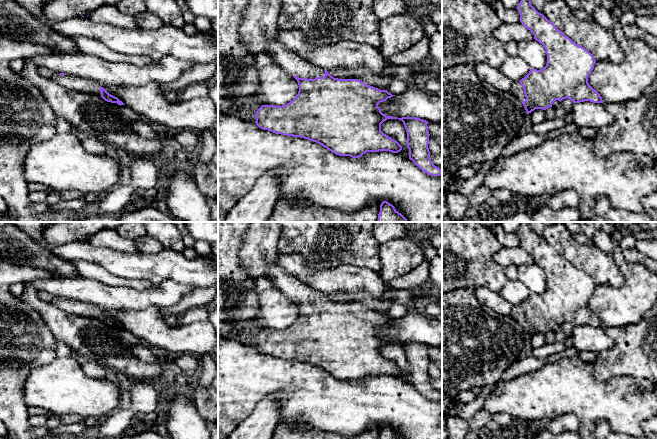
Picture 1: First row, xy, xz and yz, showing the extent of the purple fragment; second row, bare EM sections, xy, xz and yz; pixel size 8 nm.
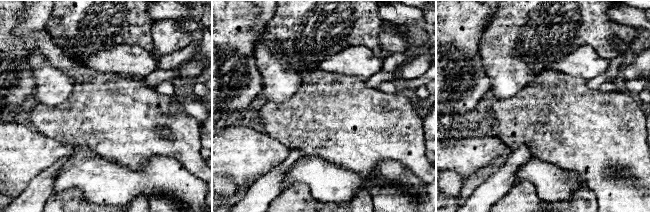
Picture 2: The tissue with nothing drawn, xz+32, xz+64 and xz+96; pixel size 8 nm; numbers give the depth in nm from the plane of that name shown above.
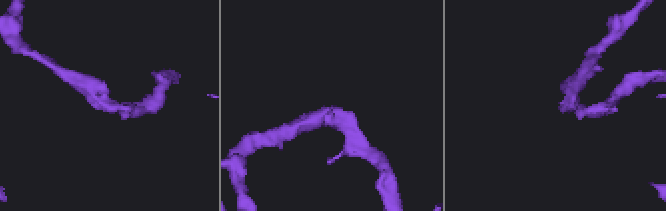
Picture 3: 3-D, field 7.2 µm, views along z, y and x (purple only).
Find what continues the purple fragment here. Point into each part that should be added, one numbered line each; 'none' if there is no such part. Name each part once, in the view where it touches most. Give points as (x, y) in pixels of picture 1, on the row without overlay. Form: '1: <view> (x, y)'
1: xz (259, 250)

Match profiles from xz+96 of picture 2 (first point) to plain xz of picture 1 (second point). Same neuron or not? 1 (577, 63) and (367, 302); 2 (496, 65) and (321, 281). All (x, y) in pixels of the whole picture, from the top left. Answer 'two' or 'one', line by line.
1: two
2: two

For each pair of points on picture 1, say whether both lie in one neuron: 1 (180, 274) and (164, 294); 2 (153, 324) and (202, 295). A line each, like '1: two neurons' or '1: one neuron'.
1: two neurons
2: two neurons

